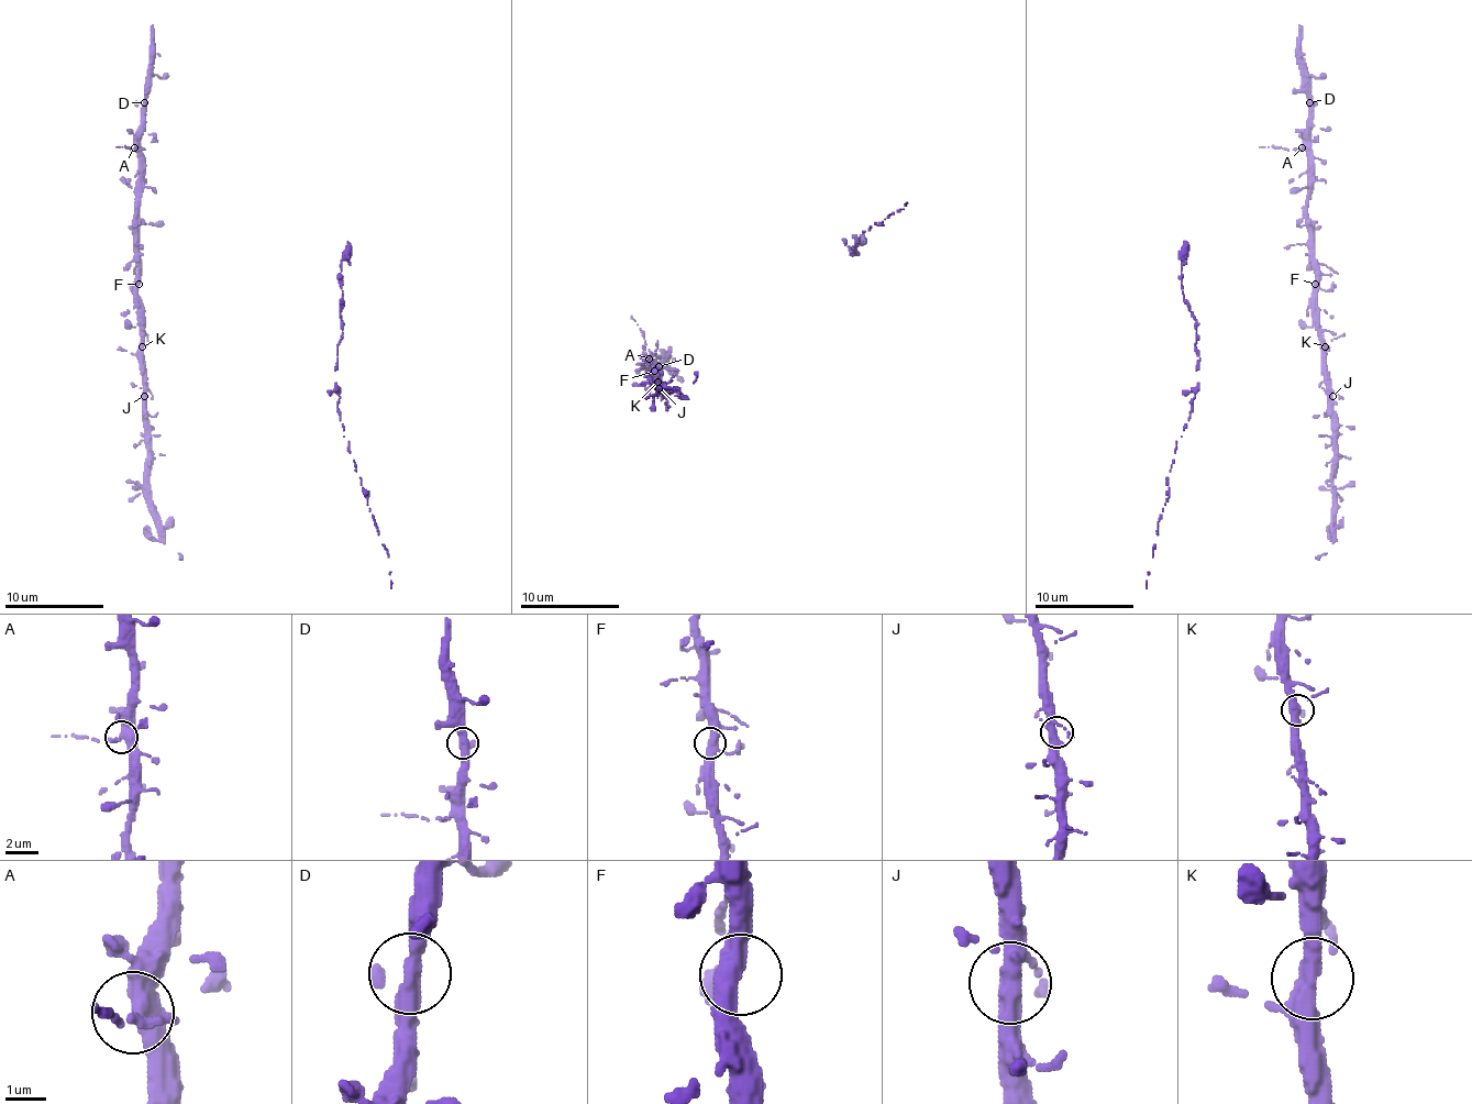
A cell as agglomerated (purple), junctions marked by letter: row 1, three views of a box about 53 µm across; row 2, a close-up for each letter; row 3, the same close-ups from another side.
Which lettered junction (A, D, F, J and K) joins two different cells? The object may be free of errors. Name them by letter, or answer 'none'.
none

